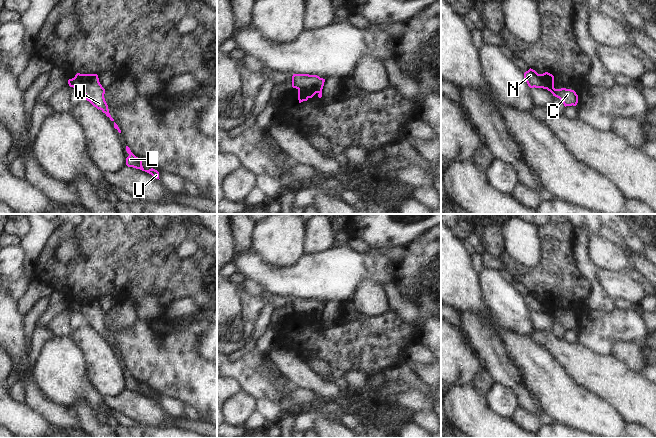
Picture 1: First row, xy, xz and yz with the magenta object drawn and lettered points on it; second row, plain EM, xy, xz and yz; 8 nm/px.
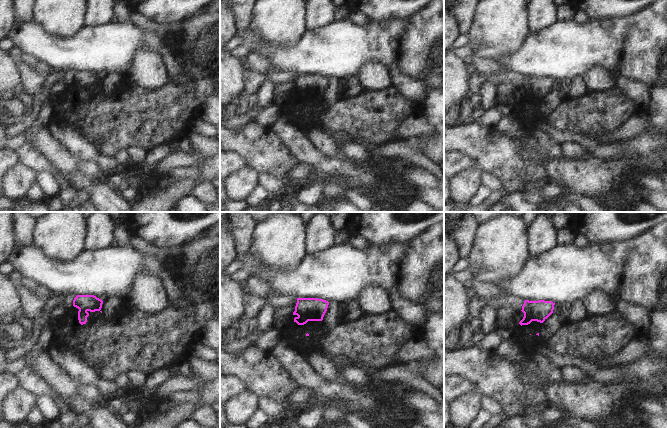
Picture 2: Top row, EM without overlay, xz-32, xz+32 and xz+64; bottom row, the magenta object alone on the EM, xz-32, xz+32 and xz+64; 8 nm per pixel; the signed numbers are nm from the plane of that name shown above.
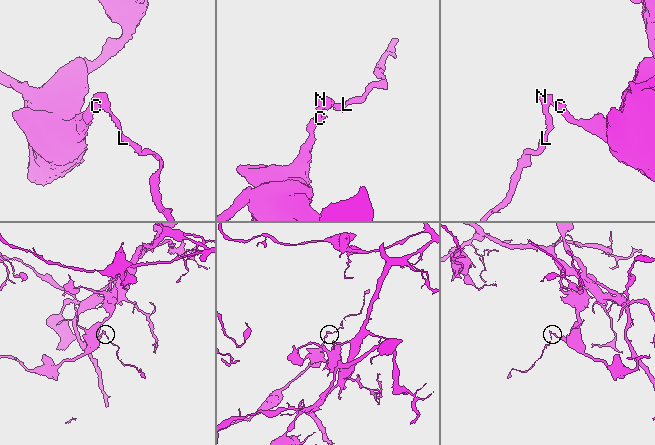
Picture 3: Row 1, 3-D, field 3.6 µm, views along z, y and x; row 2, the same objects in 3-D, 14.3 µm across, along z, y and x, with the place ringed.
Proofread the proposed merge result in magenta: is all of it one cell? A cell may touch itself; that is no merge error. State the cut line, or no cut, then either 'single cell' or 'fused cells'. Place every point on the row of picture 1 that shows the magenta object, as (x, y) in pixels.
cut in xz along (298, 88), (302, 88), (308, 97); fused cells

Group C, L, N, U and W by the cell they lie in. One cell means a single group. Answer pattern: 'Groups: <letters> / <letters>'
Groups: C / L N U W.

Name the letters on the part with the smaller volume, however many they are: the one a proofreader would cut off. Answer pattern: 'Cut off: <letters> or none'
Cut off: L, N, U, W

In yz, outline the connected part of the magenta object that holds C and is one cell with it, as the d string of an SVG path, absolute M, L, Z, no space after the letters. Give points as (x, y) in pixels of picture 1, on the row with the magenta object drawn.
M548 72L539 74L539 78L543 83L543 89L550 91L553 96L559 98L564 106L576 106L578 103L578 95L574 90L561 88L554 88L554 76Z

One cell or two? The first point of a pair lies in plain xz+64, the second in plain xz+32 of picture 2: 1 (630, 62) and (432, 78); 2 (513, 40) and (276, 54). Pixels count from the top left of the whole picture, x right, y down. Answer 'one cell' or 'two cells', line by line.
1: two cells
2: two cells

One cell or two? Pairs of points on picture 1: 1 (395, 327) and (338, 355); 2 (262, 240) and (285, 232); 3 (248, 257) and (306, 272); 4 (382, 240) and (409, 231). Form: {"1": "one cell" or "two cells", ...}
{"1": "one cell", "2": "one cell", "3": "one cell", "4": "one cell"}

